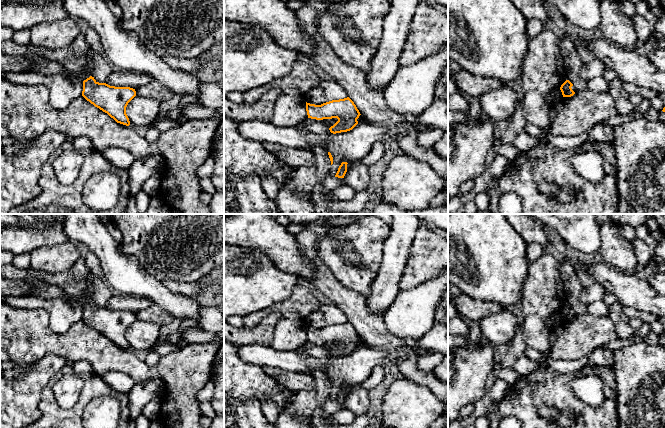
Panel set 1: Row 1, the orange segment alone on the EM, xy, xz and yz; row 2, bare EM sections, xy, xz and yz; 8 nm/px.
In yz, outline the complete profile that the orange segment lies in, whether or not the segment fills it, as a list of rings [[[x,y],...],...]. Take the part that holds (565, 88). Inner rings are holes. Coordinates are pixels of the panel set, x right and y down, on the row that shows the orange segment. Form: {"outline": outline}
{"outline": [[[566,80],[560,87],[560,90],[562,92],[563,97],[571,97],[575,94],[575,92],[572,90],[573,84],[569,81]]]}

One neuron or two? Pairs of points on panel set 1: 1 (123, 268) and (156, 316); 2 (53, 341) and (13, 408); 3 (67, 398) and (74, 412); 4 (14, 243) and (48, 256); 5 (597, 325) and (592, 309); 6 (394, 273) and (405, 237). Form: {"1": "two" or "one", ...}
{"1": "two", "2": "two", "3": "two", "4": "two", "5": "two", "6": "one"}

